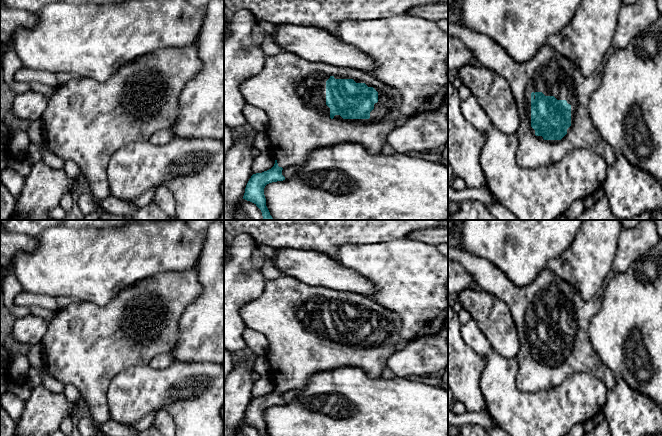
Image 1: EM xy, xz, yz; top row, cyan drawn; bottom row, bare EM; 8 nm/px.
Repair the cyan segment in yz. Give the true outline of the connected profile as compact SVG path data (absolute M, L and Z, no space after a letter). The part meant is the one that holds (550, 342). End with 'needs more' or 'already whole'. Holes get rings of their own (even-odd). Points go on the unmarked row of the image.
M448 247L448 259L462 265L472 275L478 288L498 297L509 307L519 338L519 352L516 356L519 369L516 385L520 391L539 392L556 387L568 376L580 372L598 378L605 384L608 390L614 387L616 382L615 376L600 359L589 340L589 325L593 316L601 308L601 296L597 294L590 300L584 300L575 287L546 268L526 287L517 287L491 262L473 256L461 248Z; needs more

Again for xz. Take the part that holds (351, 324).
M285 275L266 280L263 293L258 298L244 303L240 308L240 315L246 328L262 333L268 341L265 357L270 365L270 376L275 382L275 388L267 395L253 398L243 420L243 423L254 427L261 436L269 436L264 419L265 410L285 404L282 399L284 392L301 390L313 374L343 366L358 367L370 378L380 378L389 357L396 352L396 344L401 341L402 322L399 315L375 303L369 296L306 285L296 278Z; needs more

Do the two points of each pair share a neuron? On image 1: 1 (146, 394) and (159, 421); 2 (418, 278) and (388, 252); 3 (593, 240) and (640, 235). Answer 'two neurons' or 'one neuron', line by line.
1: two neurons
2: one neuron
3: two neurons

